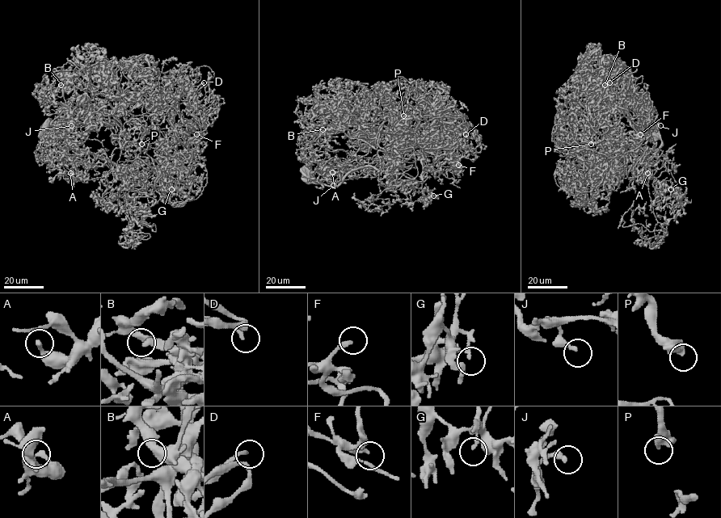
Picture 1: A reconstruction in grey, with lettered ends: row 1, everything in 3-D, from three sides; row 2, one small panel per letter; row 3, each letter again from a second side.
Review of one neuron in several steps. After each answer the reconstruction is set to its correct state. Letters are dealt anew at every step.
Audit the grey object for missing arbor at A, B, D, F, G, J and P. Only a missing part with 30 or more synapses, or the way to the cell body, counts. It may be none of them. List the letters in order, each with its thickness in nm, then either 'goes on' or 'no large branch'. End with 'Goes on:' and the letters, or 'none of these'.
A: 240 nm thick; no large branch
B: 240 nm thick; no large branch
D: 180 nm thick; goes on
F: 190 nm thick; goes on
G: 180 nm thick; no large branch
J: 220 nm thick; no large branch
P: 550 nm thick; no large branch
Goes on: D, F

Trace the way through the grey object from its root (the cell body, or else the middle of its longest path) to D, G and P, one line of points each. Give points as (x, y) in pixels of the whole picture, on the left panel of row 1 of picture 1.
D: (47, 129), (117, 166), (150, 163), (176, 134), (173, 118), (178, 102), (173, 94), (187, 100), (204, 82)
G: (47, 129), (117, 166), (137, 164), (115, 171), (124, 174), (129, 185), (146, 180), (149, 191), (171, 189)
P: (47, 129), (117, 166), (150, 163), (173, 105), (141, 144)

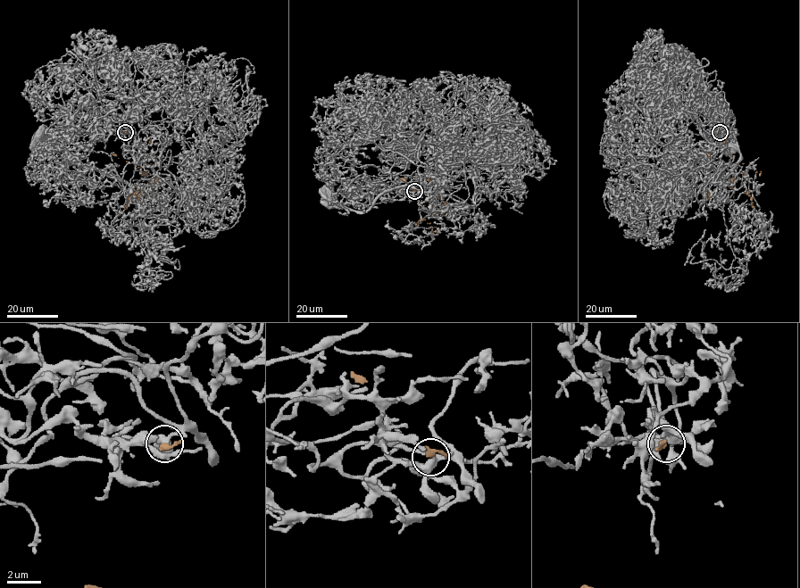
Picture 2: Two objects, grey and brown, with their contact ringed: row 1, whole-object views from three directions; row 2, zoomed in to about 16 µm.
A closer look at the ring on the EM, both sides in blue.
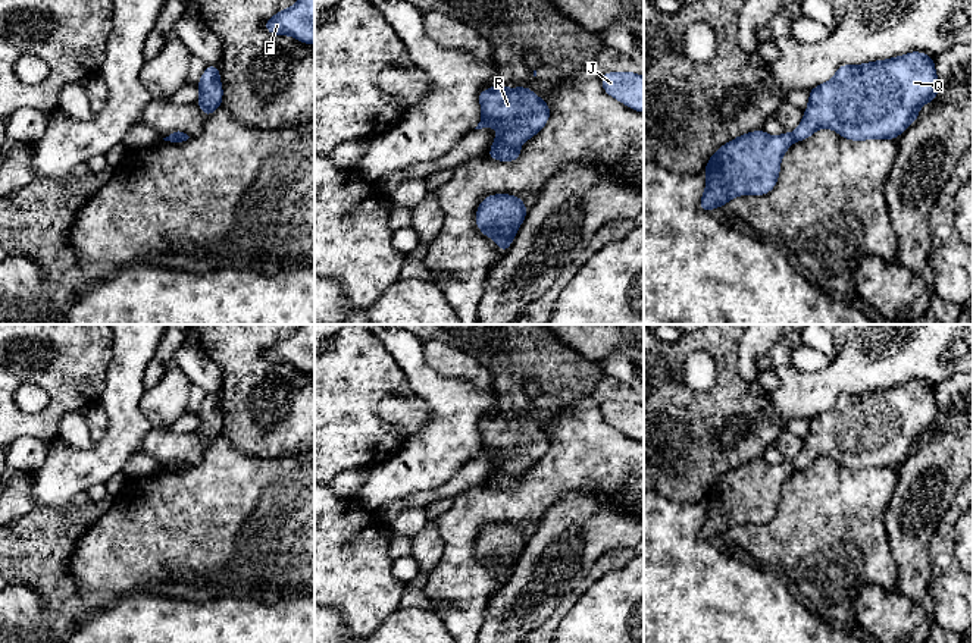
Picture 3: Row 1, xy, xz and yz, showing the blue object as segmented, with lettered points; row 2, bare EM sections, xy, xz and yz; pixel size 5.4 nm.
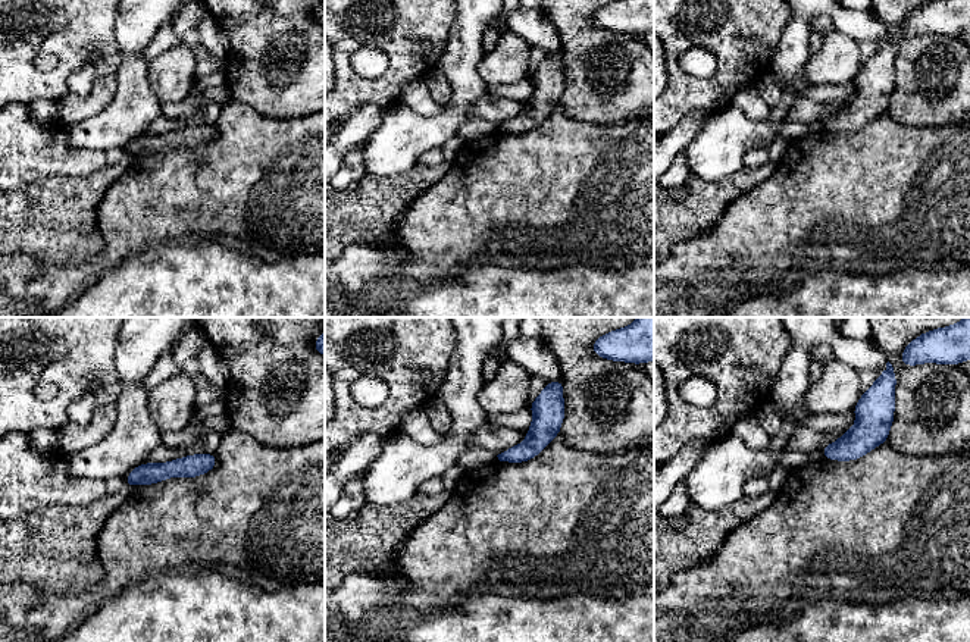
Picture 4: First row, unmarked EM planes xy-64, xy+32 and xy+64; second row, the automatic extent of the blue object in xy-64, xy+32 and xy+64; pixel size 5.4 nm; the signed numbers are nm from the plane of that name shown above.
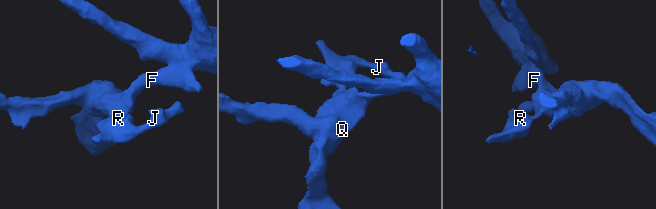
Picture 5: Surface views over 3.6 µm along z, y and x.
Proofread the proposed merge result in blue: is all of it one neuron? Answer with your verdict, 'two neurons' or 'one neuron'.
two neurons

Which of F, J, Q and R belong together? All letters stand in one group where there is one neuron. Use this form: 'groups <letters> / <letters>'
groups F Q / J R

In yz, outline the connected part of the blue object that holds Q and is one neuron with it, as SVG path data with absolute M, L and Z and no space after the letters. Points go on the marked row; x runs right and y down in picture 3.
M910 51L904 56L867 62L864 65L841 65L830 81L808 91L808 106L792 135L795 141L804 141L817 129L829 128L850 141L895 139L917 120L919 109L938 97L938 87L933 57L922 51Z

